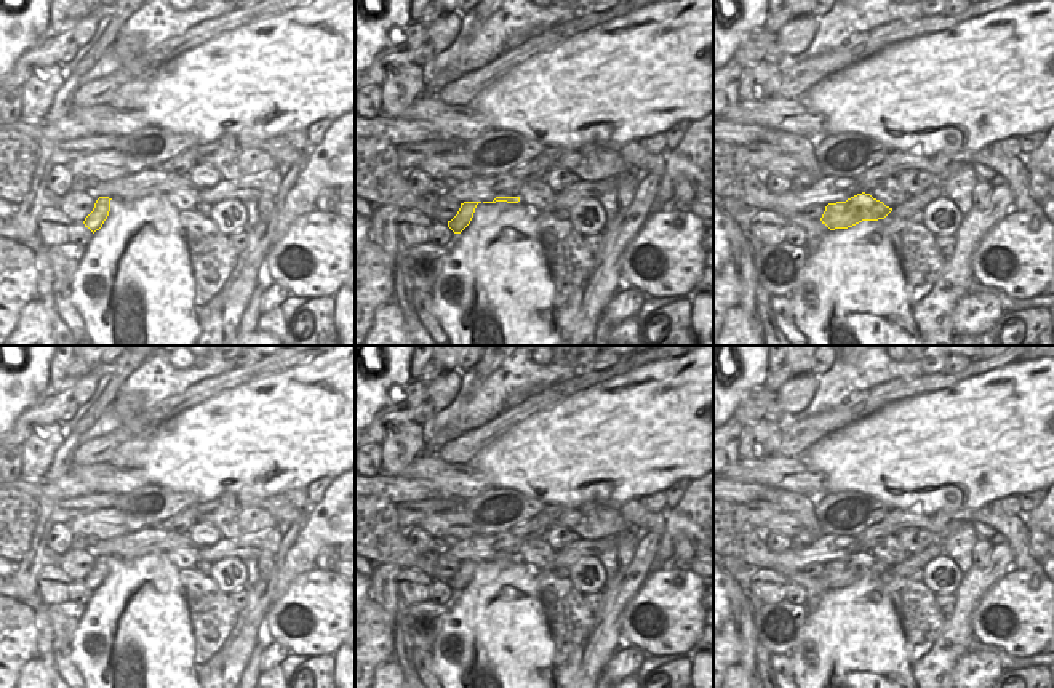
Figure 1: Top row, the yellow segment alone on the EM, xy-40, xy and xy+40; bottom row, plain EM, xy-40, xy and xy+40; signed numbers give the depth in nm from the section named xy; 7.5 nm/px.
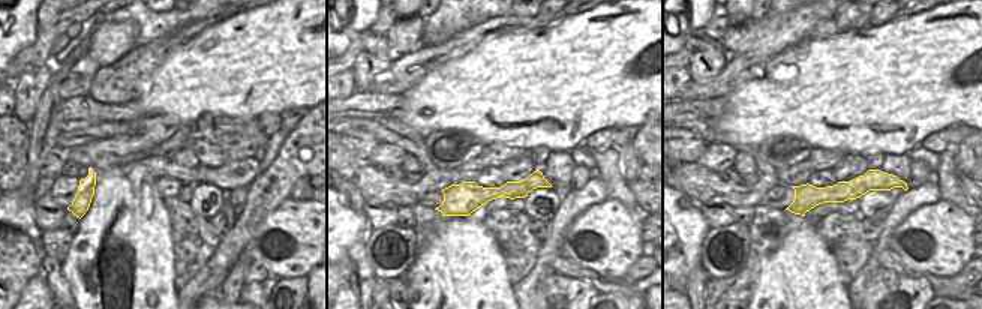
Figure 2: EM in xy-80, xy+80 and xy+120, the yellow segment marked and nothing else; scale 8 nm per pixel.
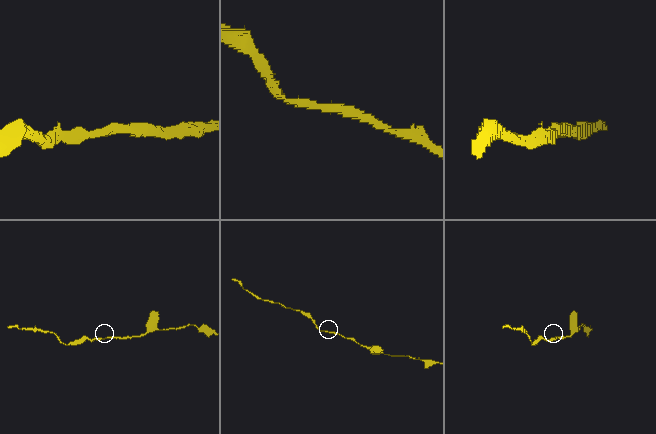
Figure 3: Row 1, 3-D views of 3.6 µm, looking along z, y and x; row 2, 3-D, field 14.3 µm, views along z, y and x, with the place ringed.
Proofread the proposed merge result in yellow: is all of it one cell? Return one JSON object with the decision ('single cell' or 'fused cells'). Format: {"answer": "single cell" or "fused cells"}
{"answer": "single cell"}

